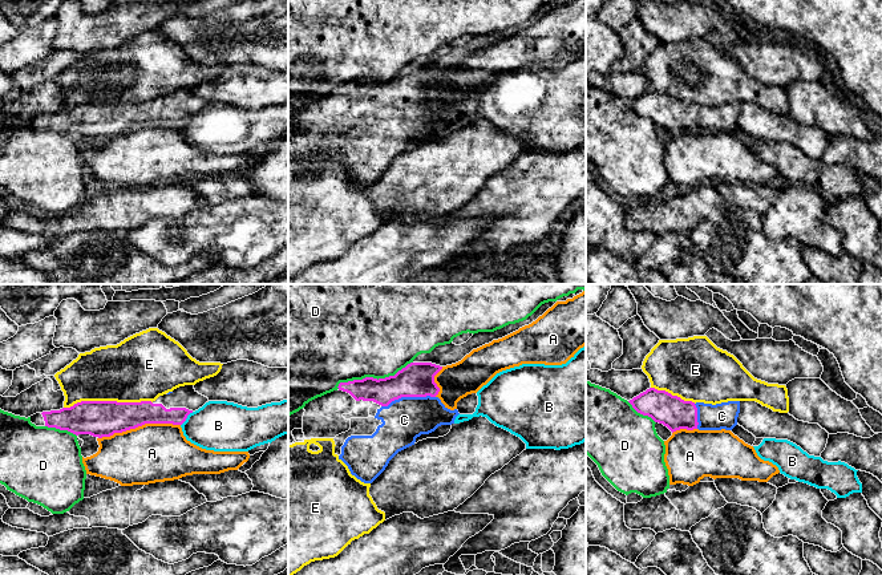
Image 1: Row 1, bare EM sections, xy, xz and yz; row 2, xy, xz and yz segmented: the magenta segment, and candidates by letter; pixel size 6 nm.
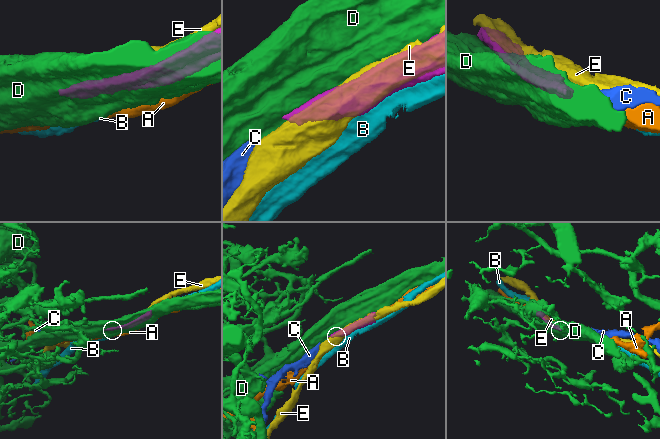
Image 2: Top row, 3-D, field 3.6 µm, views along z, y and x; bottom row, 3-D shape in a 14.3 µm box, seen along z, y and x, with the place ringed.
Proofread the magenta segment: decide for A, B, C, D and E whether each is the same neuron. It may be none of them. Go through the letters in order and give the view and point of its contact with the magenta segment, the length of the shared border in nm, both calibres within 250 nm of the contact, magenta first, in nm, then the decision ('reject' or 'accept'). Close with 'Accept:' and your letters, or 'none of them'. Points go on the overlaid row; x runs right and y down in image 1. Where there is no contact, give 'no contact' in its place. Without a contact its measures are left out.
A: meets magenta in xy at (138, 425); contact 500 nm long; 220 nm thick on the magenta side, 360 nm on the other; reject
B: meets magenta in xy at (186, 417); contact 120 nm long; 140 nm thick on the magenta side, 300 nm on the other; reject
C: meets magenta in xz at (408, 396); contact 340 nm long; 200 nm thick on the magenta side, 260 nm on the other; accept
D: meets magenta in xz at (373, 379); contact 480 nm long; 200 nm thick on the magenta side, 480 nm on the other; reject
E: meets magenta in xy at (108, 401); contact 550 nm long; 220 nm thick on the magenta side, 380 nm on the other; reject
Accept: C

